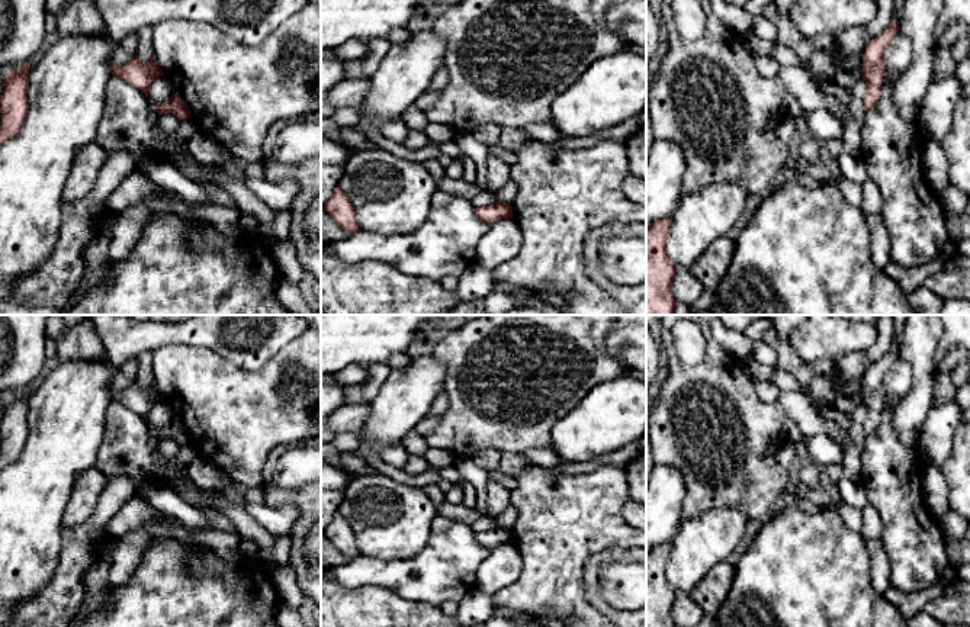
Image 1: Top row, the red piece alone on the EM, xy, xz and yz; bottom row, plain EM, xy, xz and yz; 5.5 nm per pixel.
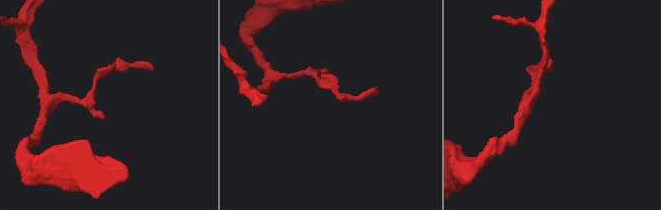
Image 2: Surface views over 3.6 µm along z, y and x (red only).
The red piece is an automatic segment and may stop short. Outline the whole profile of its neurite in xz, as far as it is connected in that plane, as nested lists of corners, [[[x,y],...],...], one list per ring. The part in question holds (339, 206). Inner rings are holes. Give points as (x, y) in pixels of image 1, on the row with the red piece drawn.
[[[337,187],[330,196],[322,209],[338,224],[343,231],[349,234],[356,234],[360,231],[351,200],[340,187]]]

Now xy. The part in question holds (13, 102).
[[[30,64],[13,68],[4,75],[4,90],[0,96],[0,147],[20,131],[26,119]]]

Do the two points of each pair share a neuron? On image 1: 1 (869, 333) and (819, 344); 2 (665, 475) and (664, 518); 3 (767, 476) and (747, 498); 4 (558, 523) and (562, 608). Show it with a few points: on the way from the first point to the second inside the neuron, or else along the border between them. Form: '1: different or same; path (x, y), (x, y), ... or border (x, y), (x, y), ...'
1: same; path (857, 335), (831, 335)
2: same; path (665, 485), (664, 508)
3: same; path (761, 482), (752, 492)
4: same; path (558, 544), (558, 587)

